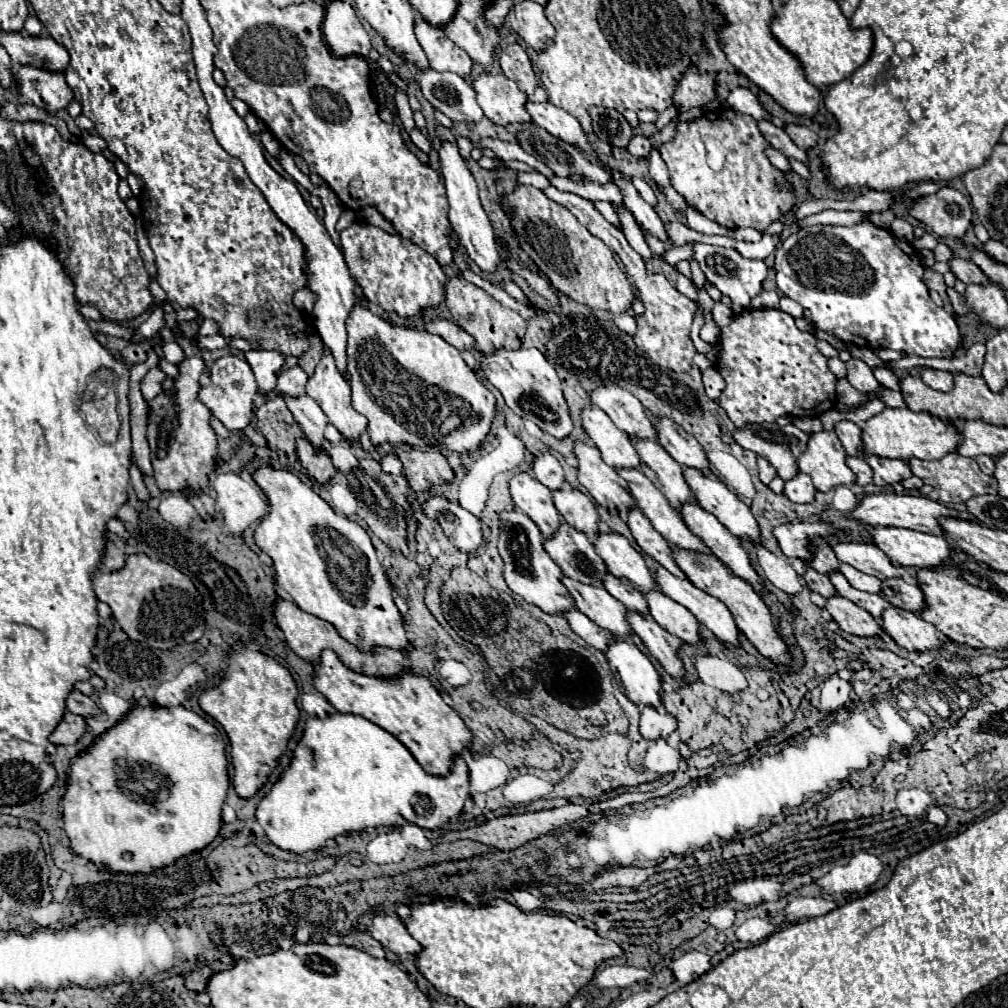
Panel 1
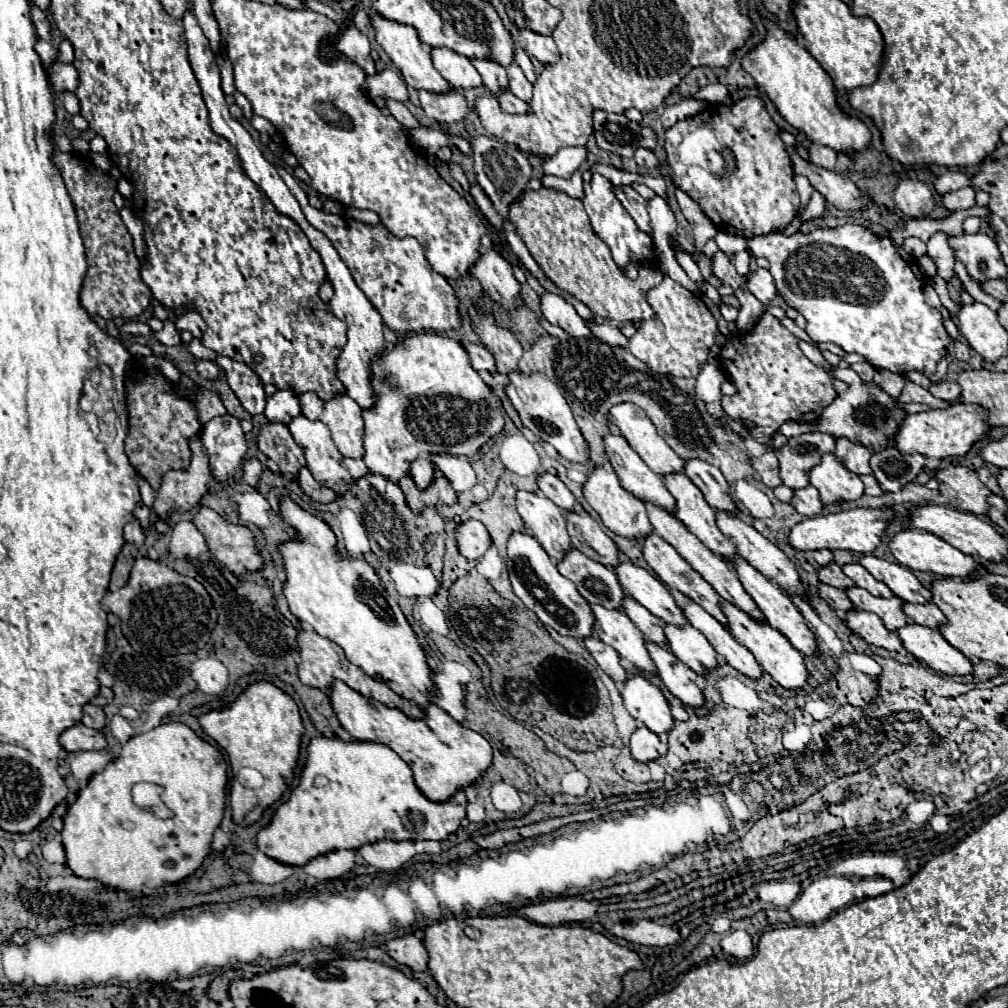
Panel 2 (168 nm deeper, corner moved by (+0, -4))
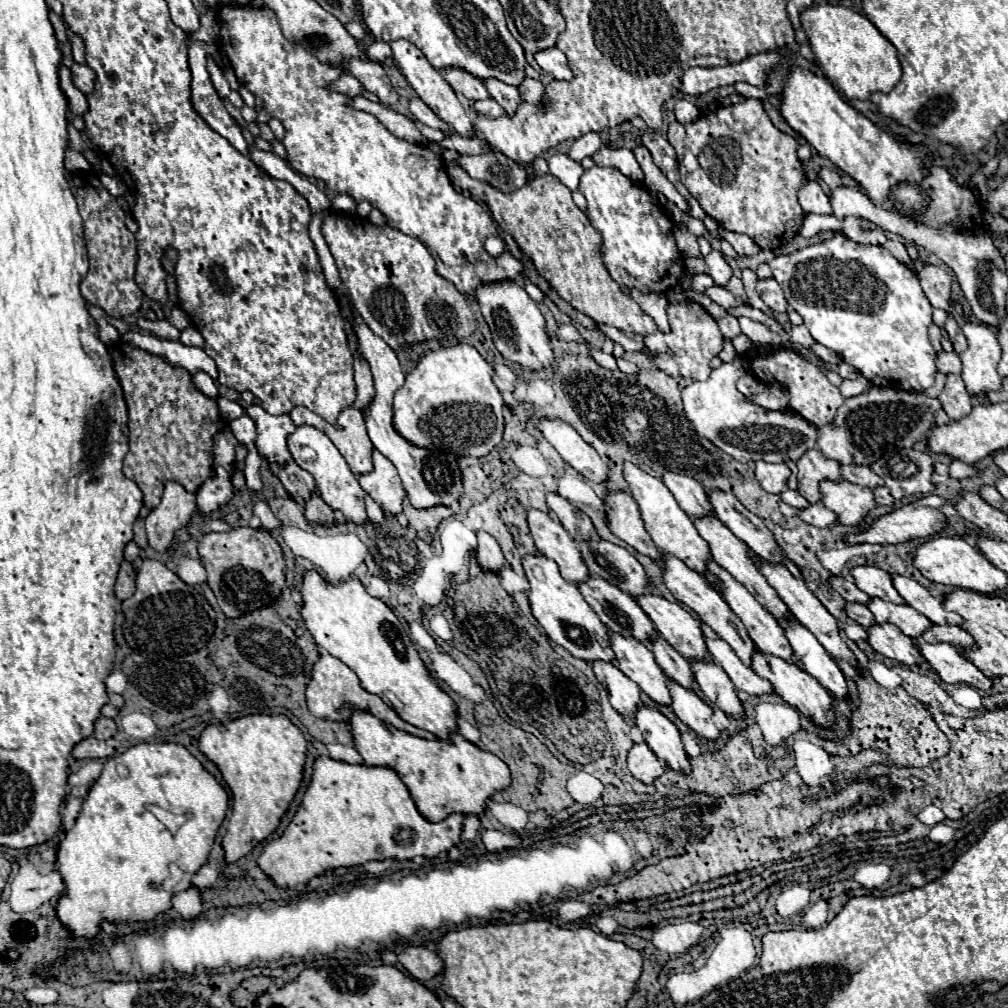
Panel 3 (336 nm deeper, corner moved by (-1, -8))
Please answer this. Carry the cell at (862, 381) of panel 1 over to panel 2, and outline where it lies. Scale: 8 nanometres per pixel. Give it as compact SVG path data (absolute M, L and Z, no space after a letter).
M837 368L835 370L835 378L847 382L847 392L843 392L839 396L839 400L835 400L831 406L827 406L821 414L821 420L817 422L817 430L827 432L831 436L845 436L851 442L869 446L869 448L885 448L889 444L889 440L893 438L893 434L897 432L905 410L897 408L897 400L891 400L881 388L877 388L875 384L865 384L859 374L851 368Z

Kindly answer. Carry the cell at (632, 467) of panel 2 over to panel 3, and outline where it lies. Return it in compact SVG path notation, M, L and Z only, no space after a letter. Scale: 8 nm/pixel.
M630 462L624 464L624 476L626 476L626 482L630 484L632 498L638 502L638 508L640 508L640 512L642 512L642 520L644 520L646 530L648 530L648 534L652 536L654 544L656 544L662 552L680 558L688 568L692 568L692 570L696 570L698 574L706 576L708 584L710 584L714 590L718 590L720 580L718 580L712 572L708 572L708 568L706 568L706 564L712 560L710 546L708 546L708 542L698 534L698 530L694 528L692 518L690 518L684 510L680 510L678 502L674 500L674 496L670 494L670 490L664 486L664 482L658 480L658 478L654 478L654 476L650 476L650 474L646 474L644 470L636 468L636 466L630 464Z

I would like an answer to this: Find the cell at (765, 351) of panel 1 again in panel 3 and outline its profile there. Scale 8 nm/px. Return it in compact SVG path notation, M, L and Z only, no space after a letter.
M776 350L772 354L766 356L750 356L748 358L752 374L756 378L760 378L764 384L772 384L772 382L780 382L788 392L790 392L790 404L788 408L794 410L796 414L800 414L802 418L806 418L810 424L822 428L824 424L830 424L836 416L836 410L842 406L844 398L840 394L840 390L836 386L832 386L826 376L810 362L802 360L796 352L790 350Z

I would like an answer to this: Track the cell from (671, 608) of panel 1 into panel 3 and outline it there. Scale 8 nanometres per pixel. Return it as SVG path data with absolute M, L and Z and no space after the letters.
M692 662L694 678L704 692L724 714L732 718L744 718L744 708L728 674L714 662Z

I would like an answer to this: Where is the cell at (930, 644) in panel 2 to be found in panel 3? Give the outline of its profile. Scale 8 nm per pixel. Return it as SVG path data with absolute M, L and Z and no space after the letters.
M922 642L918 644L922 656L926 658L926 662L940 674L940 678L948 684L958 684L958 682L966 682L974 688L980 688L984 692L988 692L992 688L992 682L988 676L984 676L962 652L958 652L954 646L950 644L928 644Z

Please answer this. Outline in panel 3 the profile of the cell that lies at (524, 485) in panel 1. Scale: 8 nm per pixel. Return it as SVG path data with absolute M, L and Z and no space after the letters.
M530 510L528 524L536 548L546 558L558 564L564 580L572 584L580 584L590 578L590 572L582 560L576 540L572 540L572 536L564 530L564 526L554 516L540 510Z

